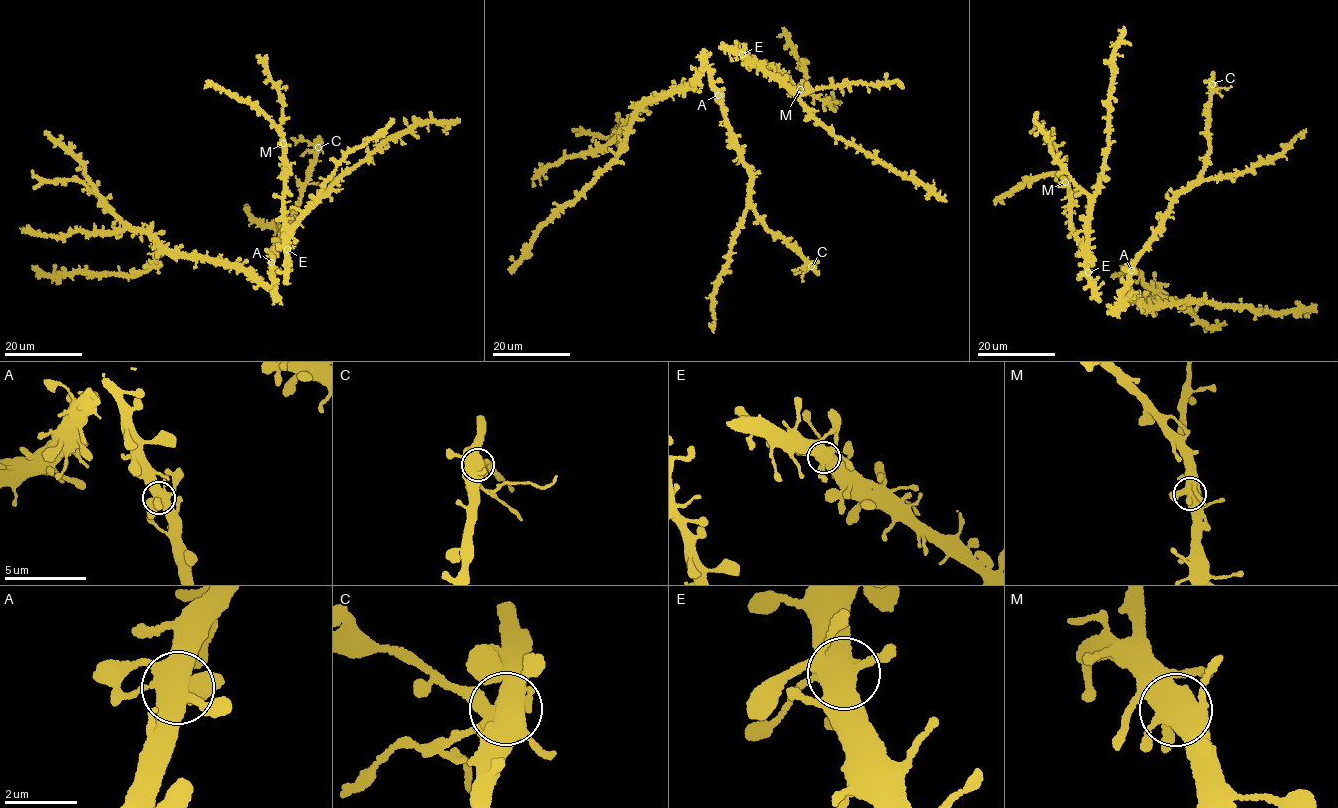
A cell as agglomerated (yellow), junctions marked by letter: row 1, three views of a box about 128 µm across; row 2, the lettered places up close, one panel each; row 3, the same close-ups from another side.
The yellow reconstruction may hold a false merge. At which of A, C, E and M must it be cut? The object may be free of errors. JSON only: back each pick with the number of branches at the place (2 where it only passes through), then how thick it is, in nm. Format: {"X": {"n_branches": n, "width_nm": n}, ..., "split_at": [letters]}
{"C": {"n_branches": 6, "width_nm": 600}, "split_at": ["C"]}

